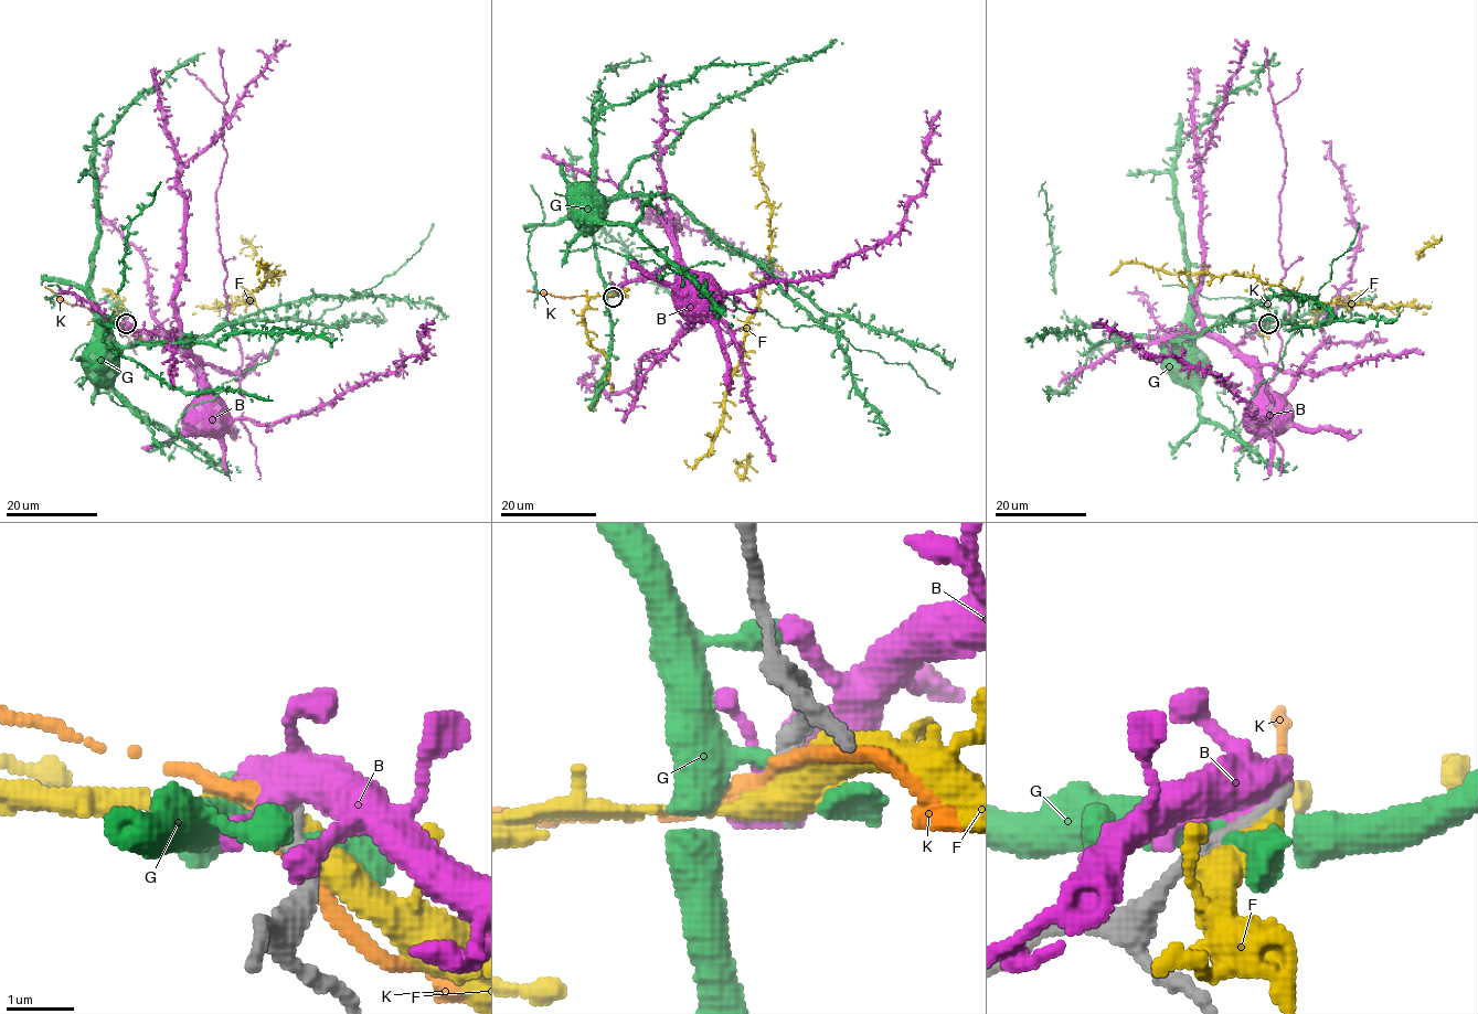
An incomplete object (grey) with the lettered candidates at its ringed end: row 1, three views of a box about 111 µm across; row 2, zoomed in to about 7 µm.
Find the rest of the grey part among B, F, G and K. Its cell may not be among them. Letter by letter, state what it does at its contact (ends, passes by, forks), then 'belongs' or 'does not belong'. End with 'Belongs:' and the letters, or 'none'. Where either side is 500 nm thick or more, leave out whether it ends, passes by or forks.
B: it forks there; does not belong
F: it passes by; does not belong
G: it passes by; does not belong
K: it passes by; does not belong
Belongs: none

